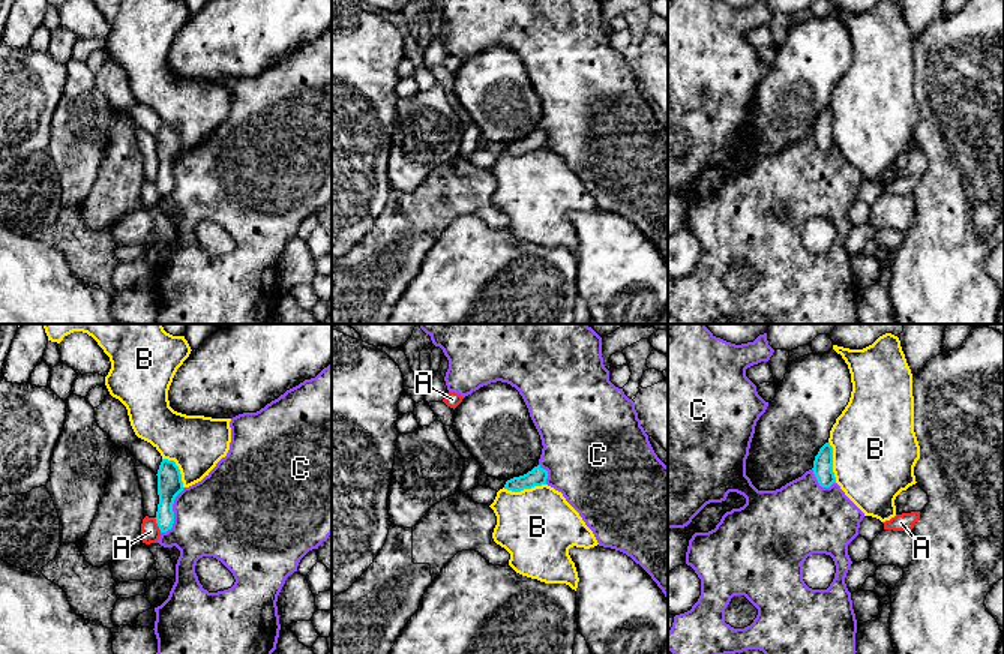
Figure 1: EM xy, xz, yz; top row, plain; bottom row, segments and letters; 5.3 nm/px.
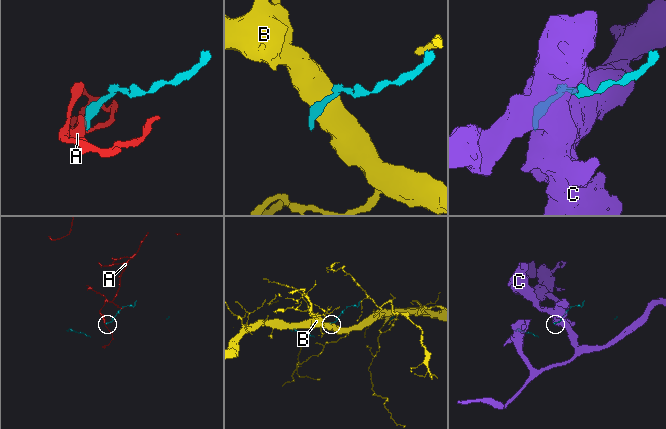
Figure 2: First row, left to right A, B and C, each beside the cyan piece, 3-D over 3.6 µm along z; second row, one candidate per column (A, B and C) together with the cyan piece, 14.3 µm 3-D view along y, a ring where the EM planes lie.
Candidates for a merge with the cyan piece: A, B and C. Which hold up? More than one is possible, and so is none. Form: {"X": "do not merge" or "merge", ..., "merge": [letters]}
{"A": "do not merge", "B": "merge", "C": "do not merge", "merge": ["B"]}

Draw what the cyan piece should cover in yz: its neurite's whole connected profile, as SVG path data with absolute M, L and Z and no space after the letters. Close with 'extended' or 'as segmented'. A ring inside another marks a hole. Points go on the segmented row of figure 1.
M891 333L863 350L833 350L848 364L852 392L812 470L819 486L837 483L864 516L885 522L896 516L896 496L917 483L912 374Z | extended

